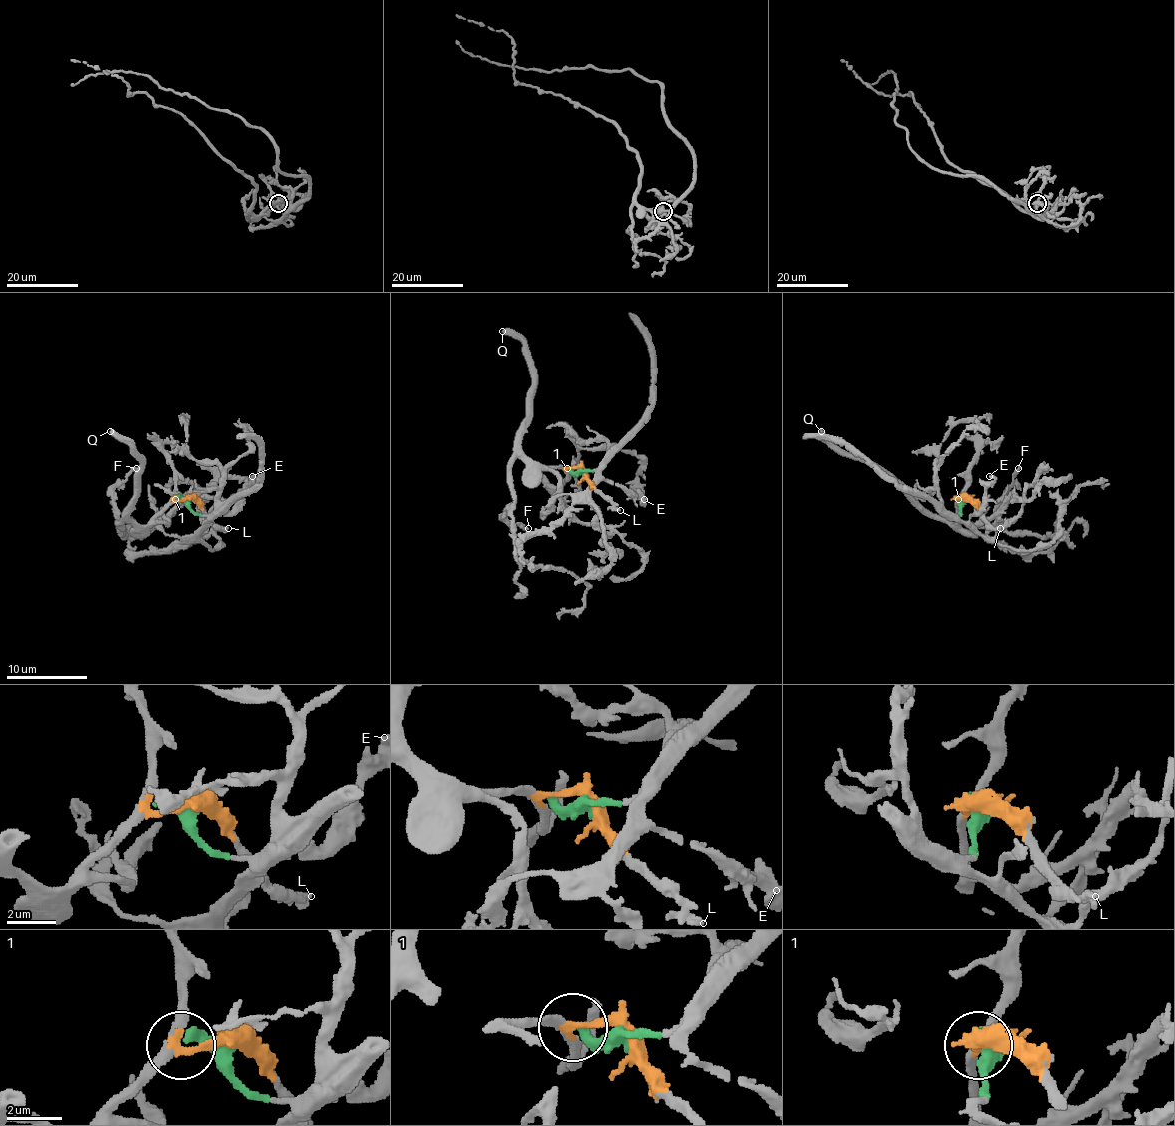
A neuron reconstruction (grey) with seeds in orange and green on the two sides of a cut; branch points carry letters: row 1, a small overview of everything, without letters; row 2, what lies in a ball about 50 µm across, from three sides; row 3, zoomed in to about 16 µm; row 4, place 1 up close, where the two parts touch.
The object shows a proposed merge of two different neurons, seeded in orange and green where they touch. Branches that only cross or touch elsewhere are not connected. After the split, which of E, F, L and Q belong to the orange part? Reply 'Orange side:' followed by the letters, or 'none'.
Orange side: F, L, Q

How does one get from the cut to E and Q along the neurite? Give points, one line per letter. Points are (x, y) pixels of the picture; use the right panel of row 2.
E: (963, 499), (958, 517), (967, 521), (981, 509), (985, 489), (995, 479), (989, 475)
Q: (963, 499), (958, 499), (956, 521), (948, 525), (868, 463), (840, 453), (822, 431)

